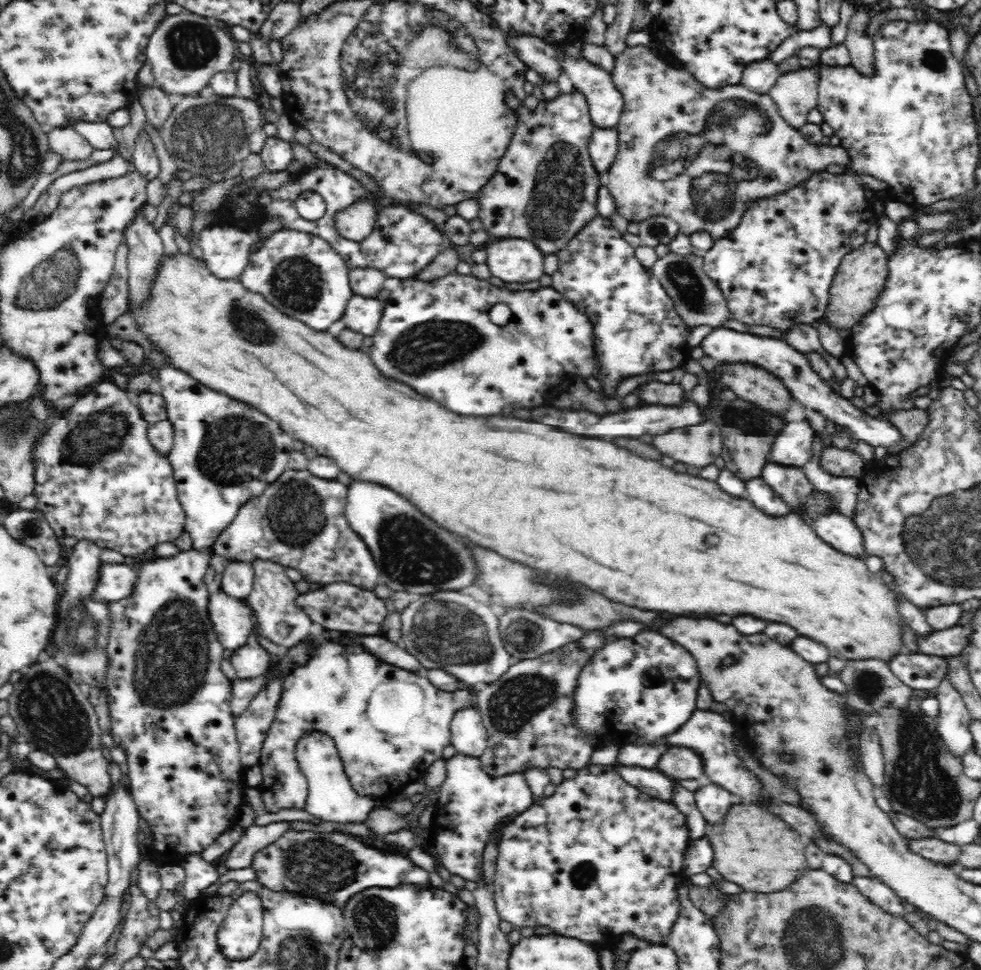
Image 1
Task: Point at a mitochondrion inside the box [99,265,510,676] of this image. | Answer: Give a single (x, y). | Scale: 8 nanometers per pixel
(235, 451)

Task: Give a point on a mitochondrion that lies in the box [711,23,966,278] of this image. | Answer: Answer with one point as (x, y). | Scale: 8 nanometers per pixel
(935, 60)

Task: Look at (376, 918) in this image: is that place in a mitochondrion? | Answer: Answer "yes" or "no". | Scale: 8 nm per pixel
yes

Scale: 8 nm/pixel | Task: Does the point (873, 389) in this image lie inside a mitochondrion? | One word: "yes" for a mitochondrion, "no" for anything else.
no

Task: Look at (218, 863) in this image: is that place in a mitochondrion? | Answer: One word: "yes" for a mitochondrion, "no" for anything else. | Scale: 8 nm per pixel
no

